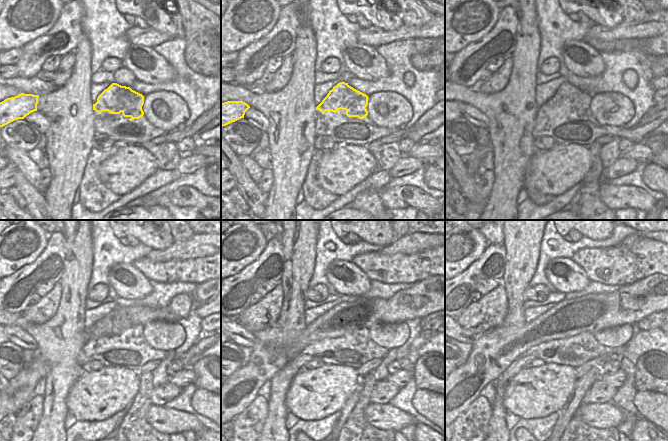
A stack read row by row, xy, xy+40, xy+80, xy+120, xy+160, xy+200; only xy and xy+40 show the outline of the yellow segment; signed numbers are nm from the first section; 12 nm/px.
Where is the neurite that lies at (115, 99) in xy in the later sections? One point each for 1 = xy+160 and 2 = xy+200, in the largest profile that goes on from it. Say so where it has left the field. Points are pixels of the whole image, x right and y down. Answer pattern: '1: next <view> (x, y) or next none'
1: next xy+160 (363, 333)
2: next xy+200 (583, 335)

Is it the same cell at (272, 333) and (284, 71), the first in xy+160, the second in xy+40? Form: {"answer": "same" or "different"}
{"answer": "different"}

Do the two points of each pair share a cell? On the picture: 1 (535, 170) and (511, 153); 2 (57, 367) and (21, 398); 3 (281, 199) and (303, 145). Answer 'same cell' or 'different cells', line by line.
1: different cells
2: different cells
3: same cell

